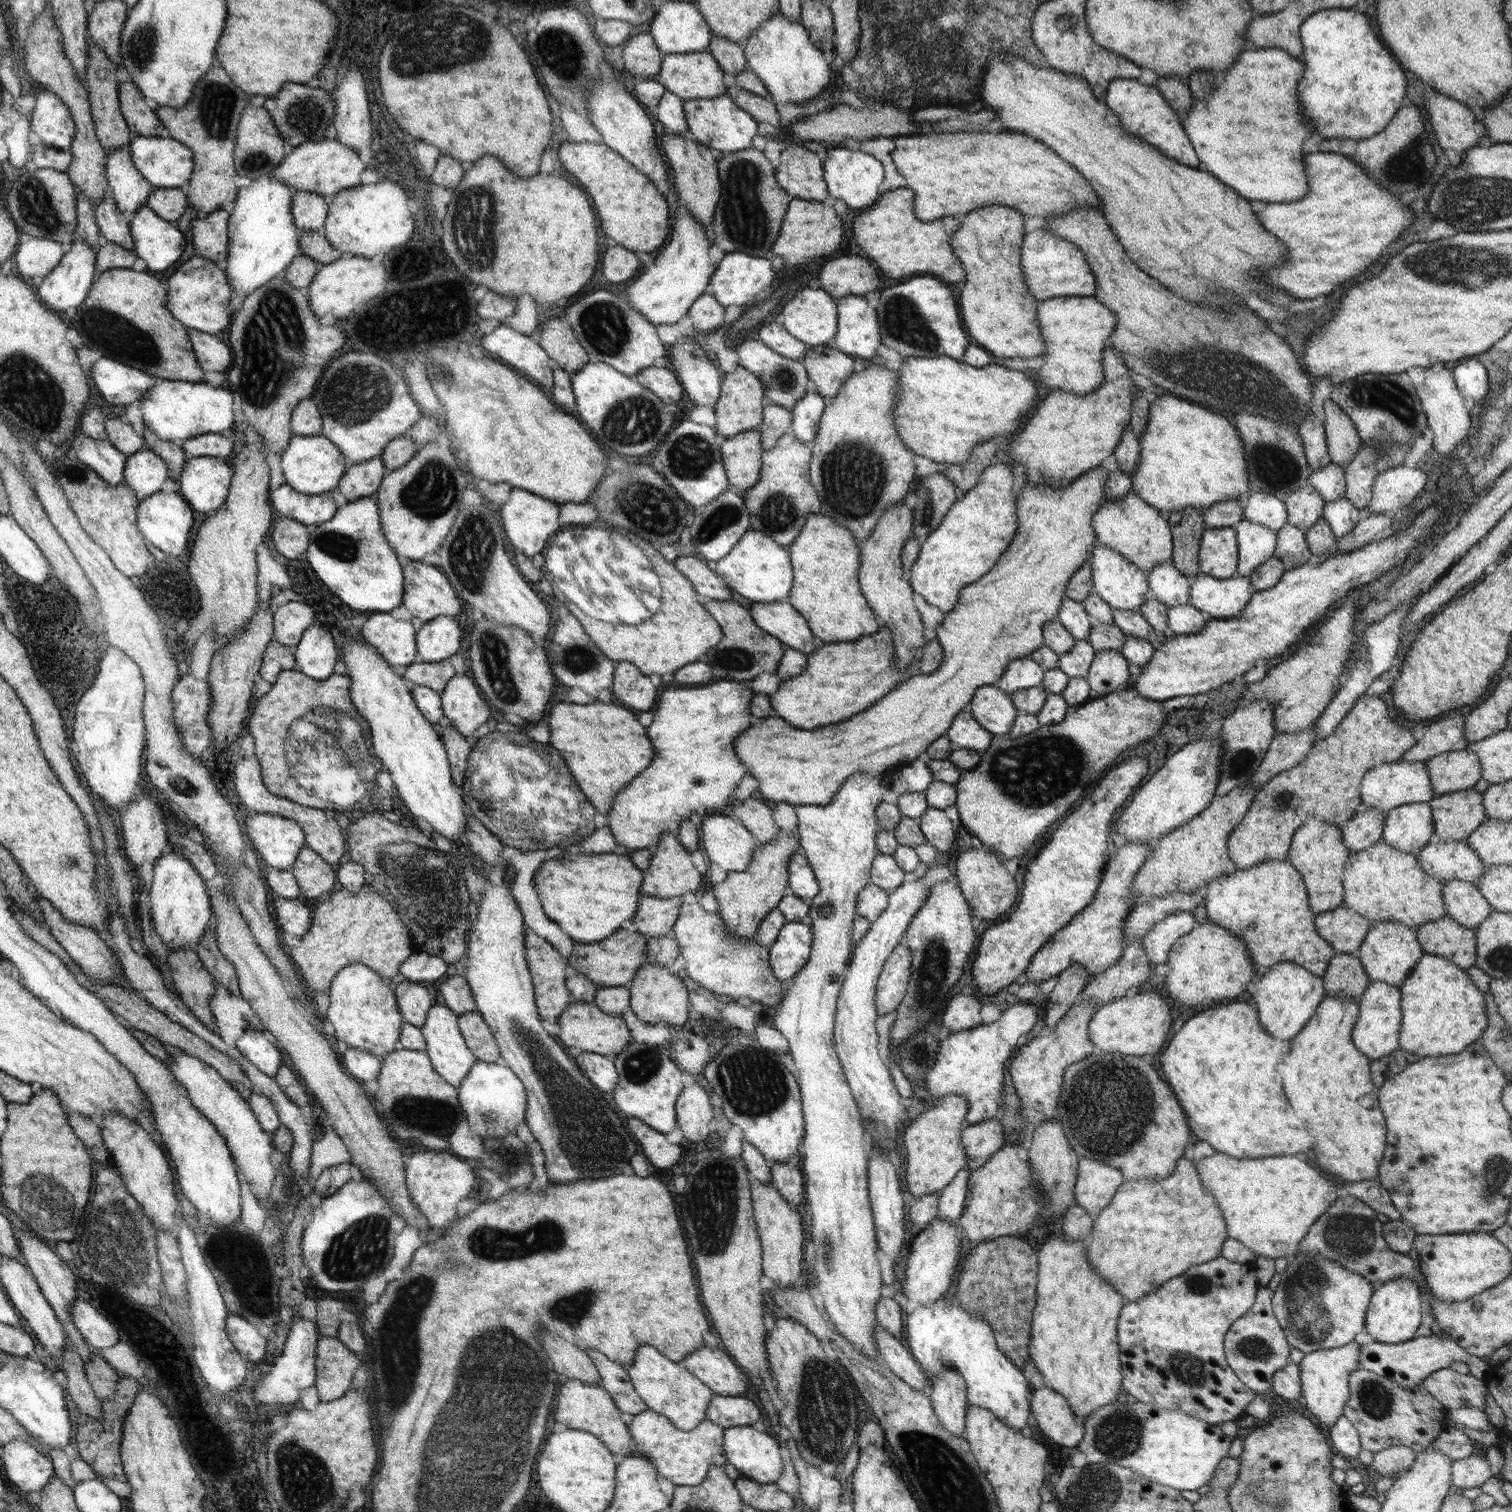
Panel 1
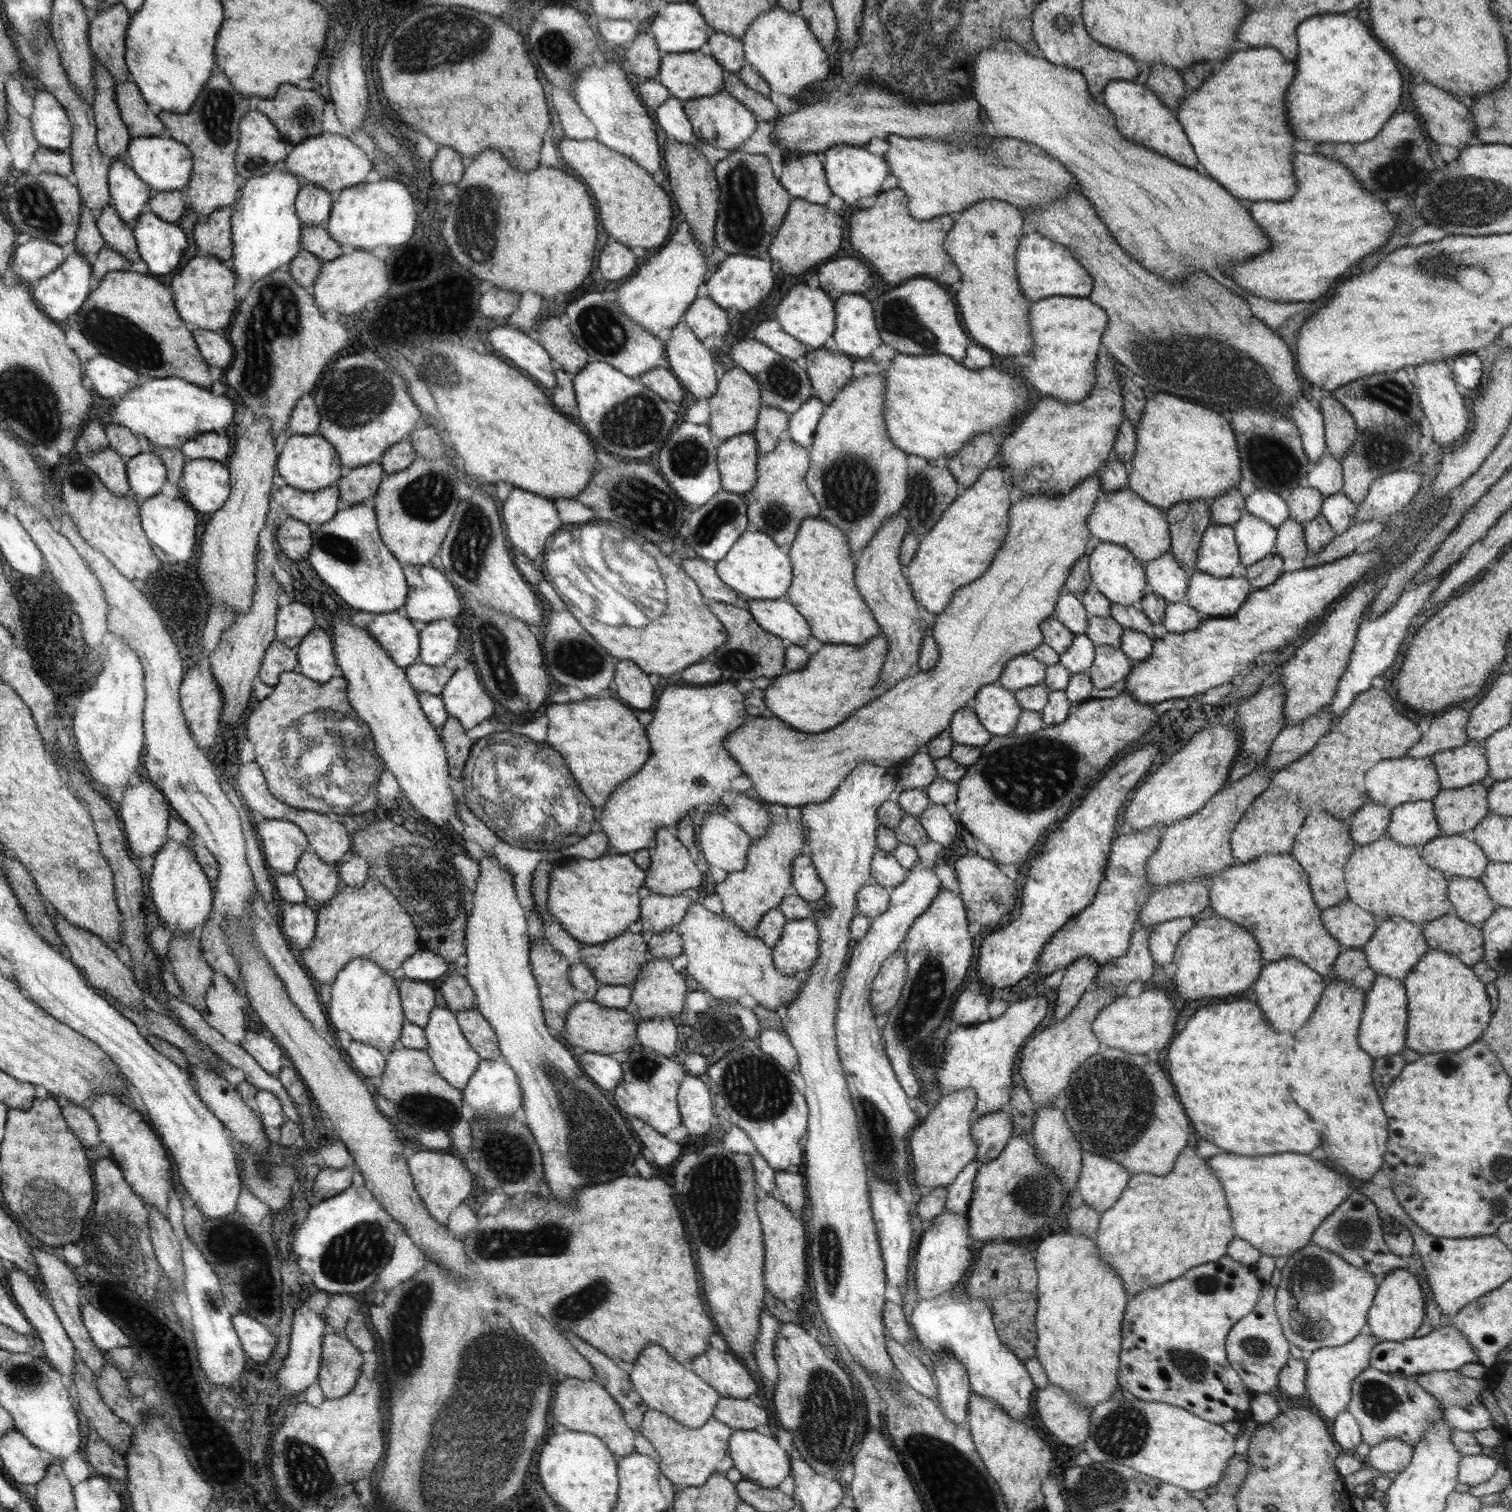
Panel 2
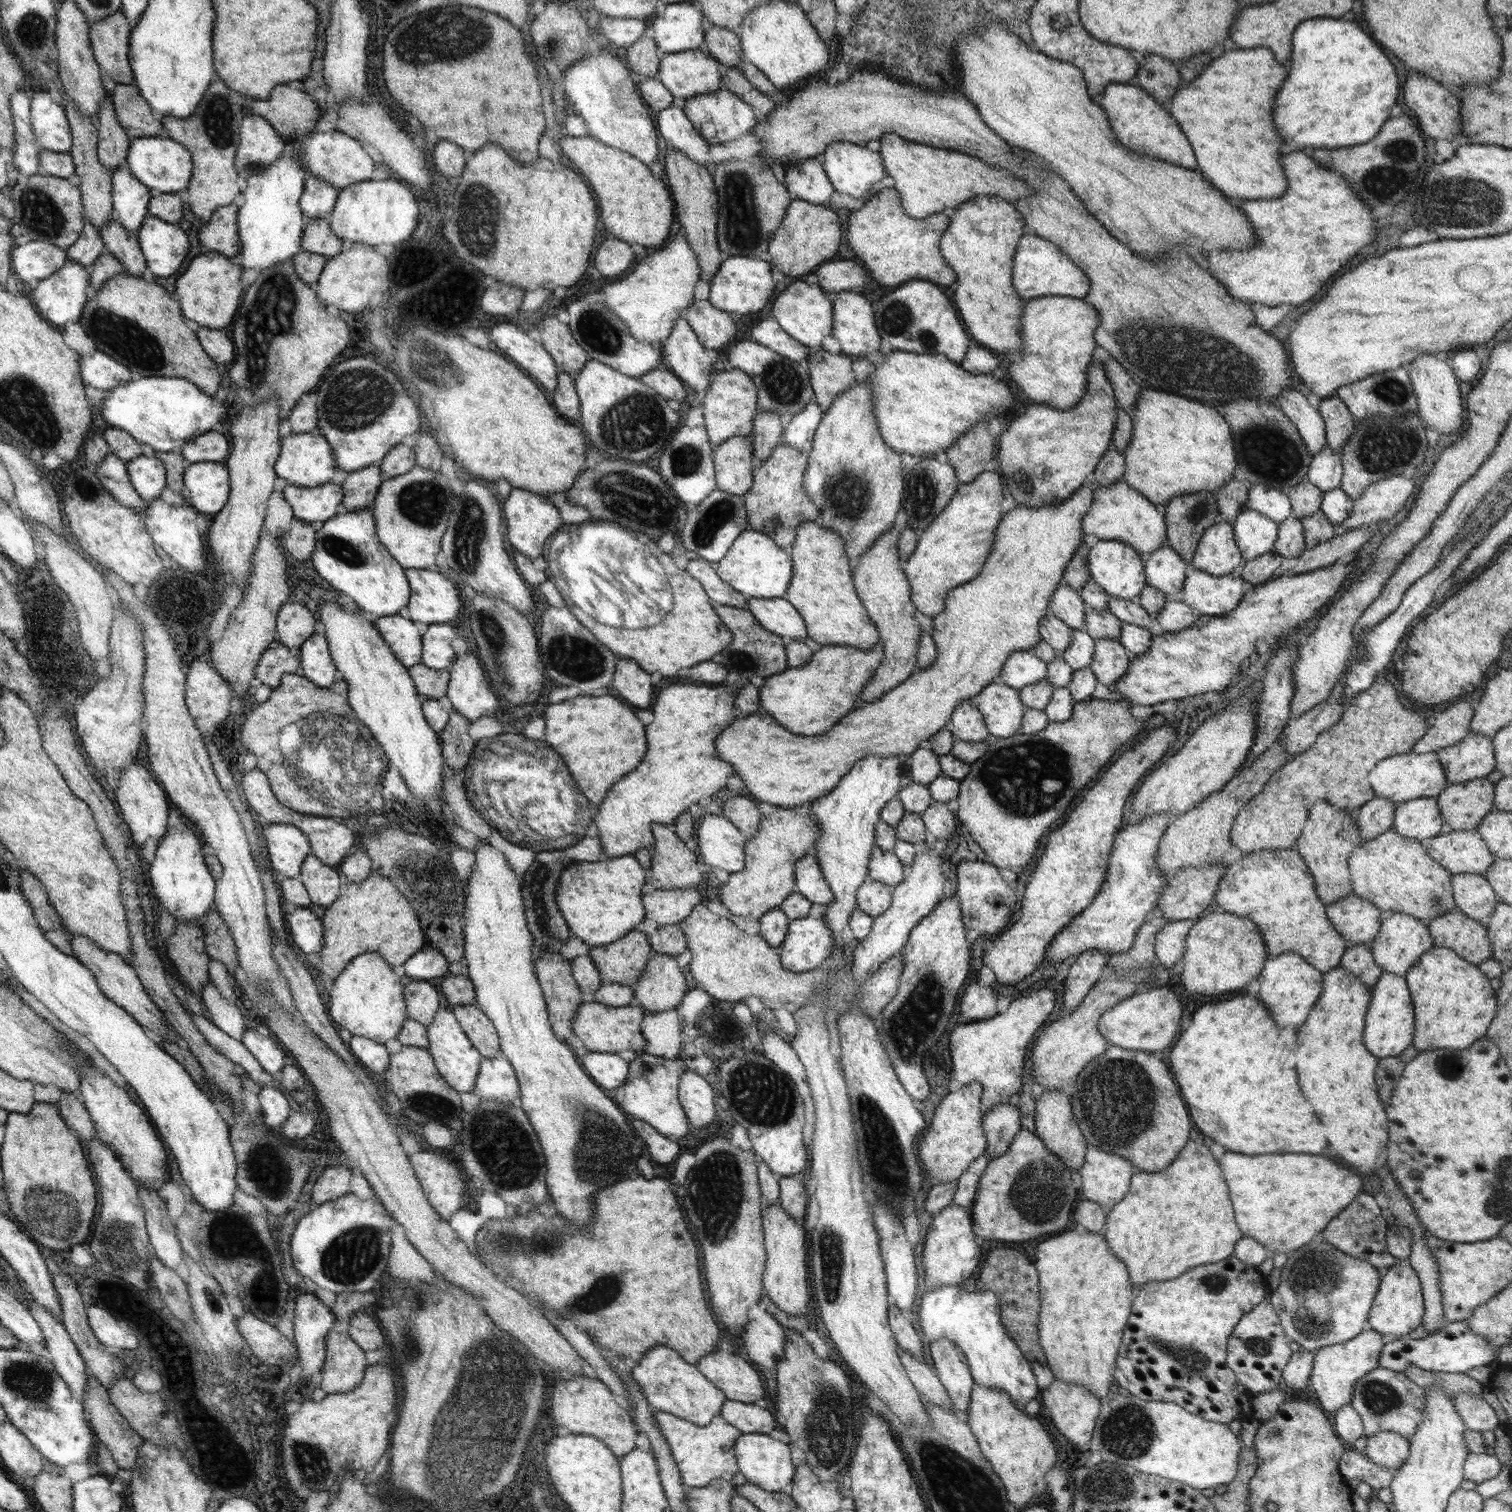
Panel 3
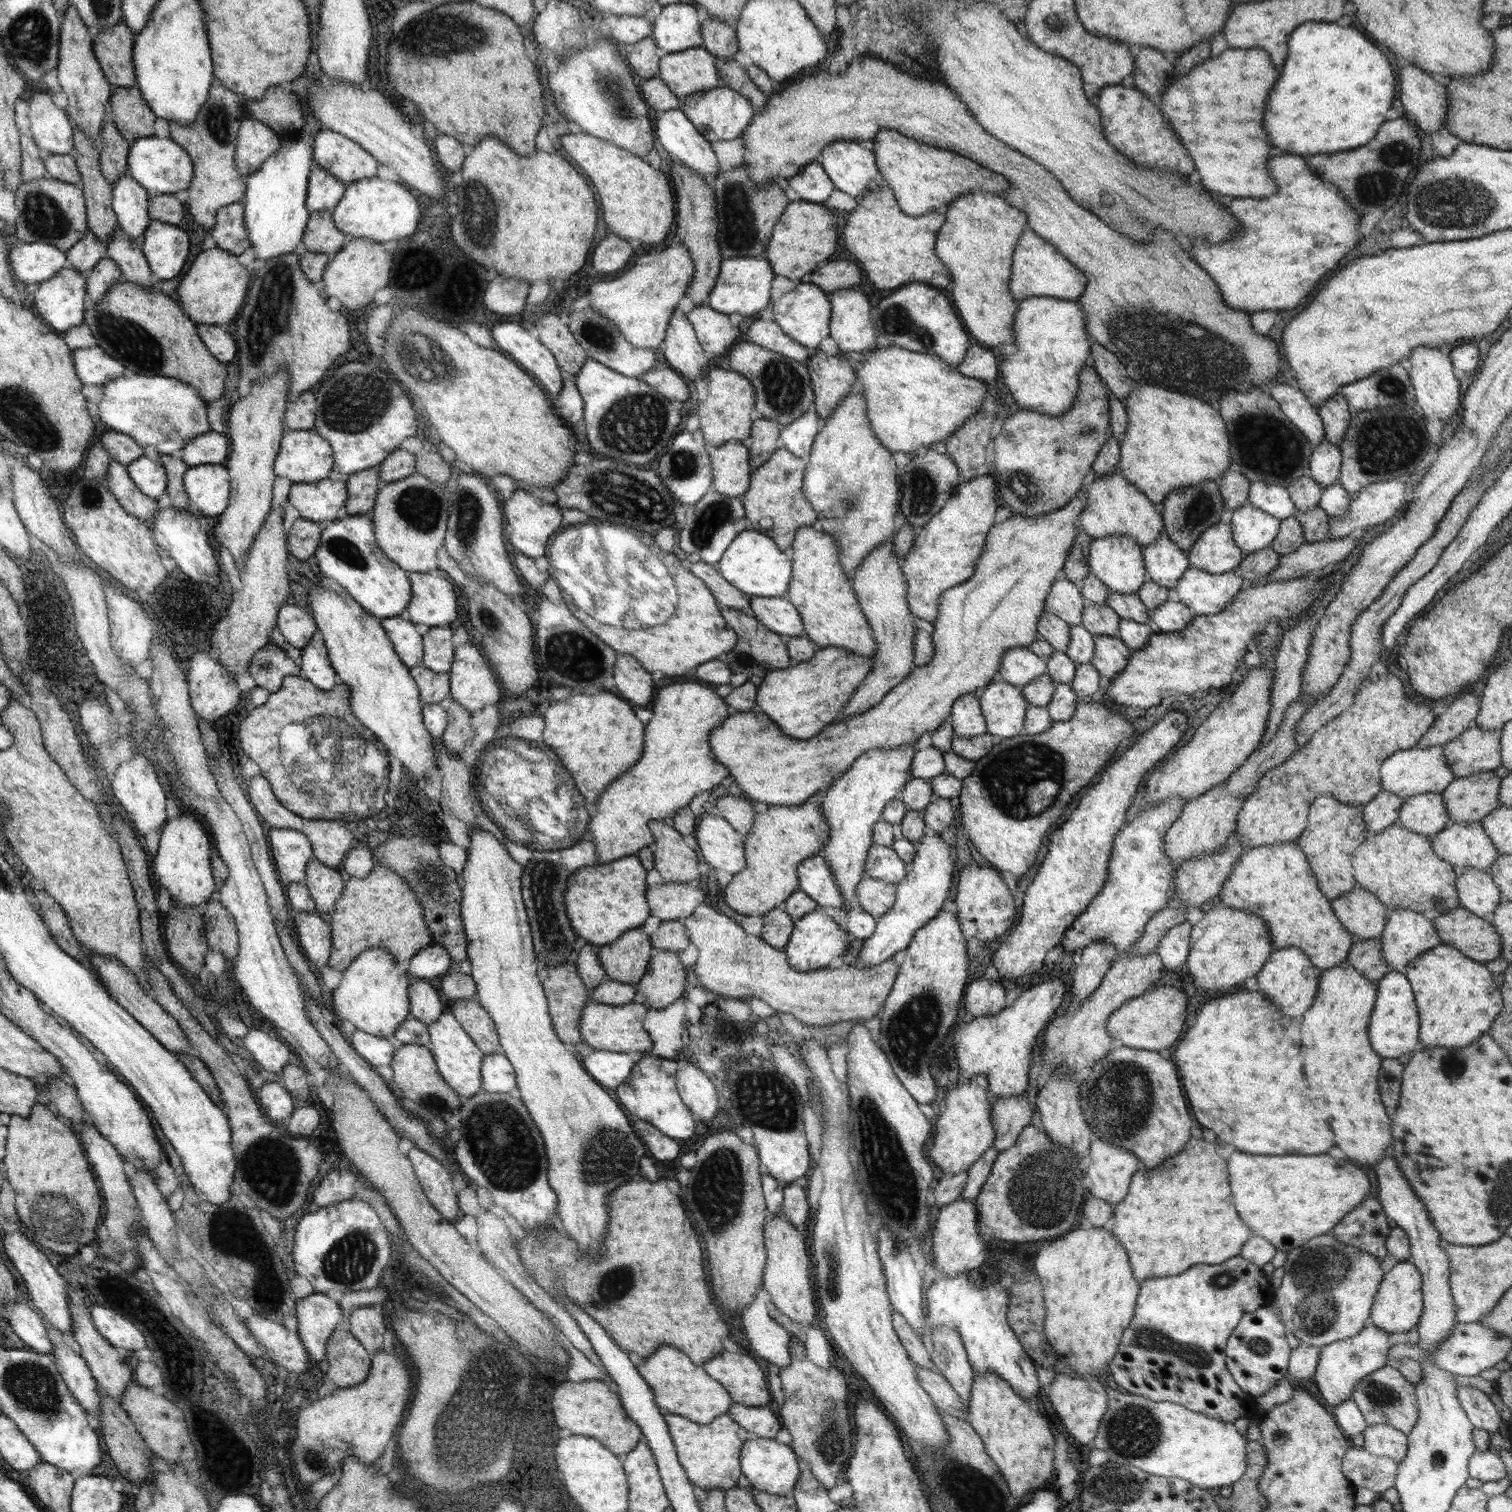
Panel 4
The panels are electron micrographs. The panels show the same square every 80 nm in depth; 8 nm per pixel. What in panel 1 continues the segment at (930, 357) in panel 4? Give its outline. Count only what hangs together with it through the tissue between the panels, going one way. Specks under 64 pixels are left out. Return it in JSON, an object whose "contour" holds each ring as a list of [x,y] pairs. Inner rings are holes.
{"contour":[[[908,358],[900,369],[894,422],[908,450],[936,463],[964,465],[972,448],[994,436],[1013,436],[1030,416],[1038,386],[1024,372],[989,364],[976,368],[950,358]]]}

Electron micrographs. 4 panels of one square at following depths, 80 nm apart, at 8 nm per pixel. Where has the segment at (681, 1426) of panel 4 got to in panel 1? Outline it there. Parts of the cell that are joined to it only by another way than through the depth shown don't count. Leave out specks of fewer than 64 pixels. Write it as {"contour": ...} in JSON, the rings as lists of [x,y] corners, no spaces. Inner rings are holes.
{"contour":[[[647,1409],[635,1415],[634,1420],[628,1424],[631,1427],[632,1439],[640,1447],[639,1455],[649,1458],[660,1472],[660,1477],[671,1480],[675,1486],[698,1486],[706,1480],[711,1466],[724,1467],[727,1455],[724,1451],[725,1427],[718,1426],[704,1420],[697,1428],[682,1431],[674,1426],[668,1418]]]}

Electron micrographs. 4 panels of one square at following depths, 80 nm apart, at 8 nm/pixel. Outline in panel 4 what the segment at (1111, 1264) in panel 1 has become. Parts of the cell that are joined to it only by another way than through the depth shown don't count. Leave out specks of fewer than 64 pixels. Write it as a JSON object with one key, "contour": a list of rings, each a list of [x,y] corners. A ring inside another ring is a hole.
{"contour":[[[1190,1137],[1174,1158],[1167,1158],[1156,1168],[1144,1168],[1132,1175],[1127,1196],[1114,1206],[1114,1227],[1111,1231],[1126,1249],[1136,1280],[1176,1276],[1194,1265],[1220,1264],[1238,1256],[1242,1245],[1252,1236],[1234,1208],[1226,1160],[1218,1156],[1216,1150],[1218,1144]]]}

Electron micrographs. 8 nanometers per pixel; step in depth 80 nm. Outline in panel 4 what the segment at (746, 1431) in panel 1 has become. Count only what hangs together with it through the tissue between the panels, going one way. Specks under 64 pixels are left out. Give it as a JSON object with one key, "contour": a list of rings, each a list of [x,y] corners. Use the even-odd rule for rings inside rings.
{"contour":[[[751,1436],[741,1451],[741,1464],[744,1476],[750,1481],[750,1486],[775,1495],[792,1497],[795,1487],[799,1484],[800,1468],[796,1454],[790,1446],[778,1444],[776,1440]]]}

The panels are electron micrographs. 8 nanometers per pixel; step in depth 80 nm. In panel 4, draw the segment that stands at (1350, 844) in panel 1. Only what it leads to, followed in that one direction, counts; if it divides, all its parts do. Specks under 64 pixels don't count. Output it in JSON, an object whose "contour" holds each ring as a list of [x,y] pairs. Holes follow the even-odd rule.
{"contour":[[[1380,791],[1369,803],[1362,806],[1364,822],[1369,835],[1378,834],[1397,823],[1399,810],[1405,799],[1391,792]]]}

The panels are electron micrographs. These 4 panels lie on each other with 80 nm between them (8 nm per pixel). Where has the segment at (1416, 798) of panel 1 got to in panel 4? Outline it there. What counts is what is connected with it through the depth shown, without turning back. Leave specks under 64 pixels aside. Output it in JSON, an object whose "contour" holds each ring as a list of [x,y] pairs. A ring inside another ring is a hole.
{"contour":[[[1442,745],[1426,748],[1416,746],[1410,750],[1399,750],[1384,760],[1379,770],[1382,791],[1391,792],[1403,799],[1417,794],[1441,794],[1454,779],[1454,773],[1446,762]]]}

